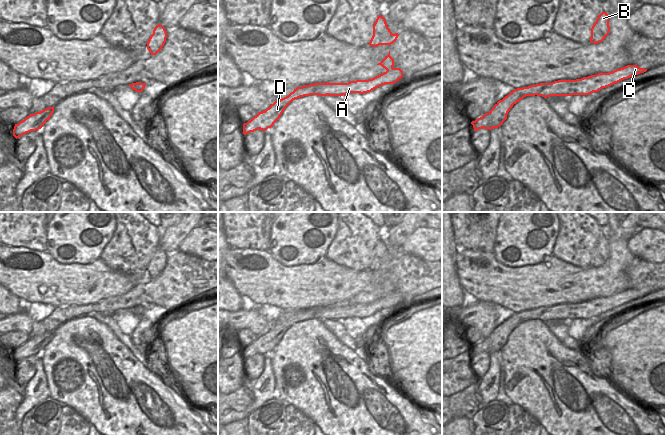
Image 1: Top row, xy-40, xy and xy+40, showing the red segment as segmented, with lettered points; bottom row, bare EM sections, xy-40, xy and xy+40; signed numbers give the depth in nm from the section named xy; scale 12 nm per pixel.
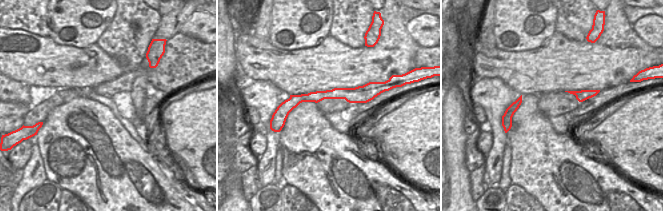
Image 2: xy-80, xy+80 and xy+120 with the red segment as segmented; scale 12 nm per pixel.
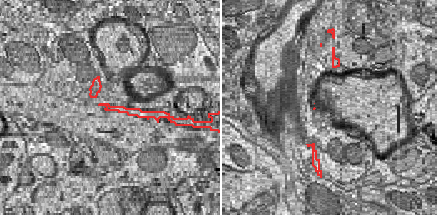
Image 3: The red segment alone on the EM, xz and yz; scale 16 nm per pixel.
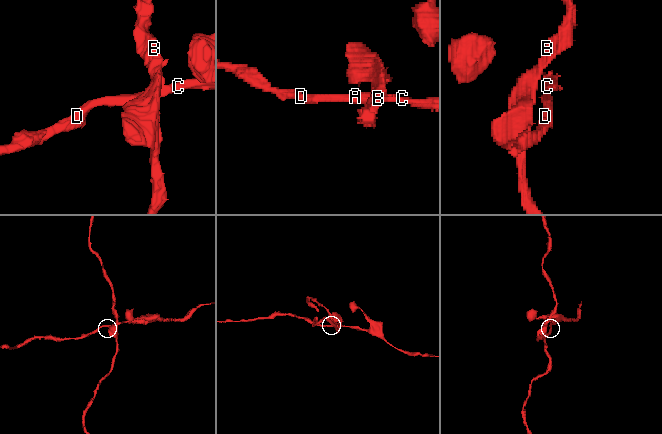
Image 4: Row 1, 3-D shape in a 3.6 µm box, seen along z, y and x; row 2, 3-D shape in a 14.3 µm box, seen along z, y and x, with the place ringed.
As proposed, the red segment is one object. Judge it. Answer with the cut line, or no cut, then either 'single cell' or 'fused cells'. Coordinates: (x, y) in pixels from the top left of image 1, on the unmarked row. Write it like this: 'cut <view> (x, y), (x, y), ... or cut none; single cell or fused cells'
cut xy (392, 291), (387, 294); fused cells

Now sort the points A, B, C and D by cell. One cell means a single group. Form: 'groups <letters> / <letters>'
groups A C D / B

